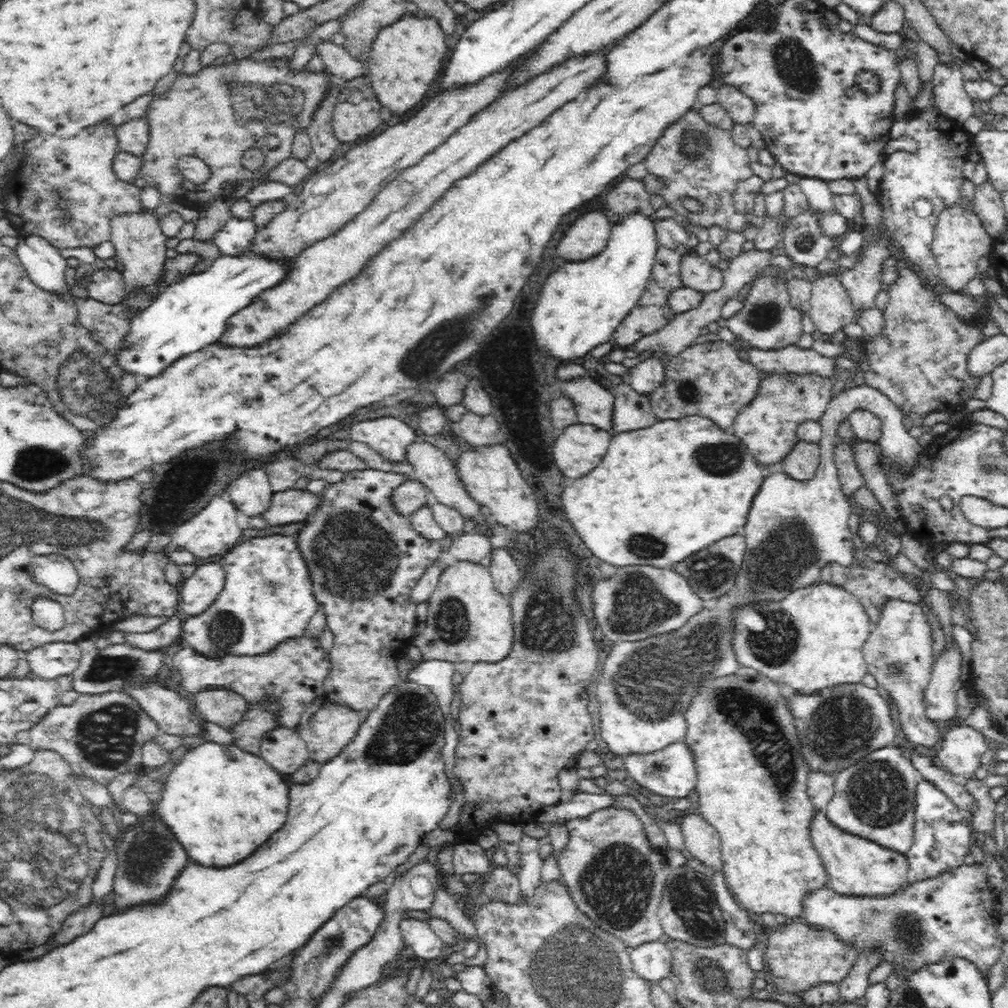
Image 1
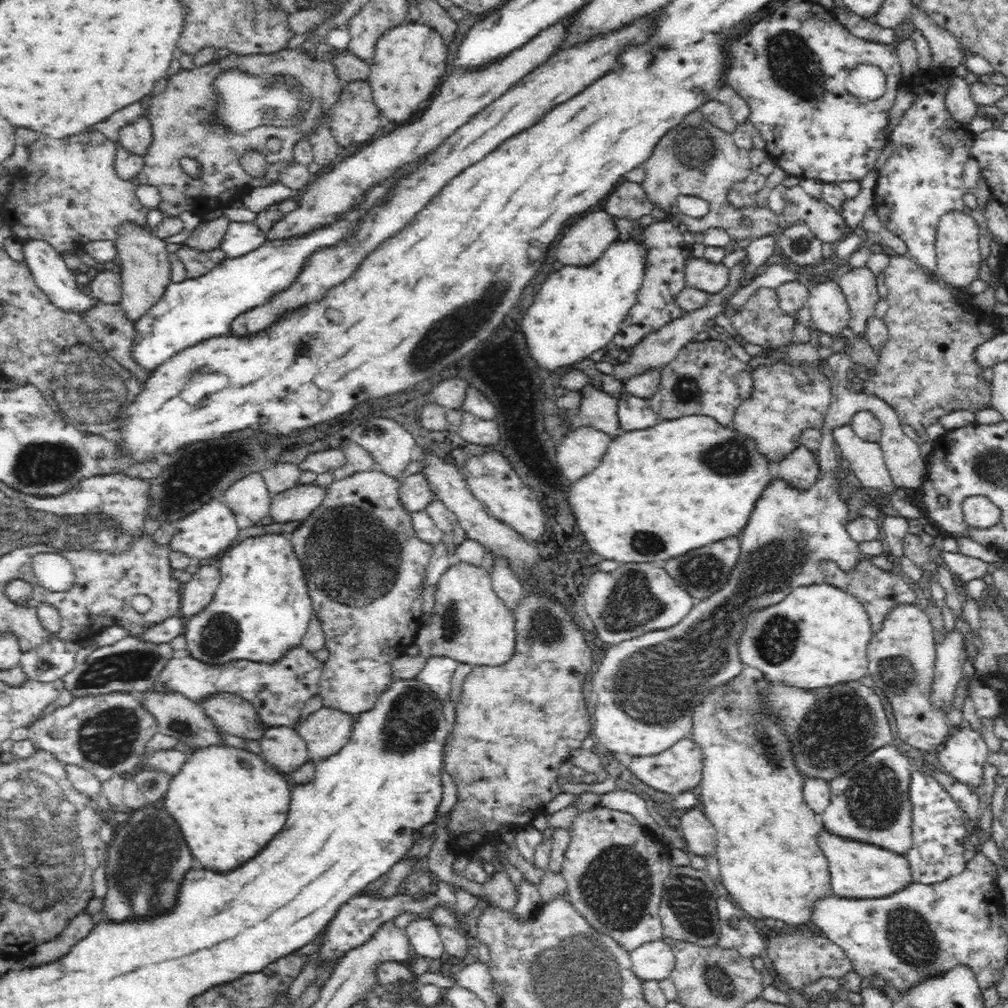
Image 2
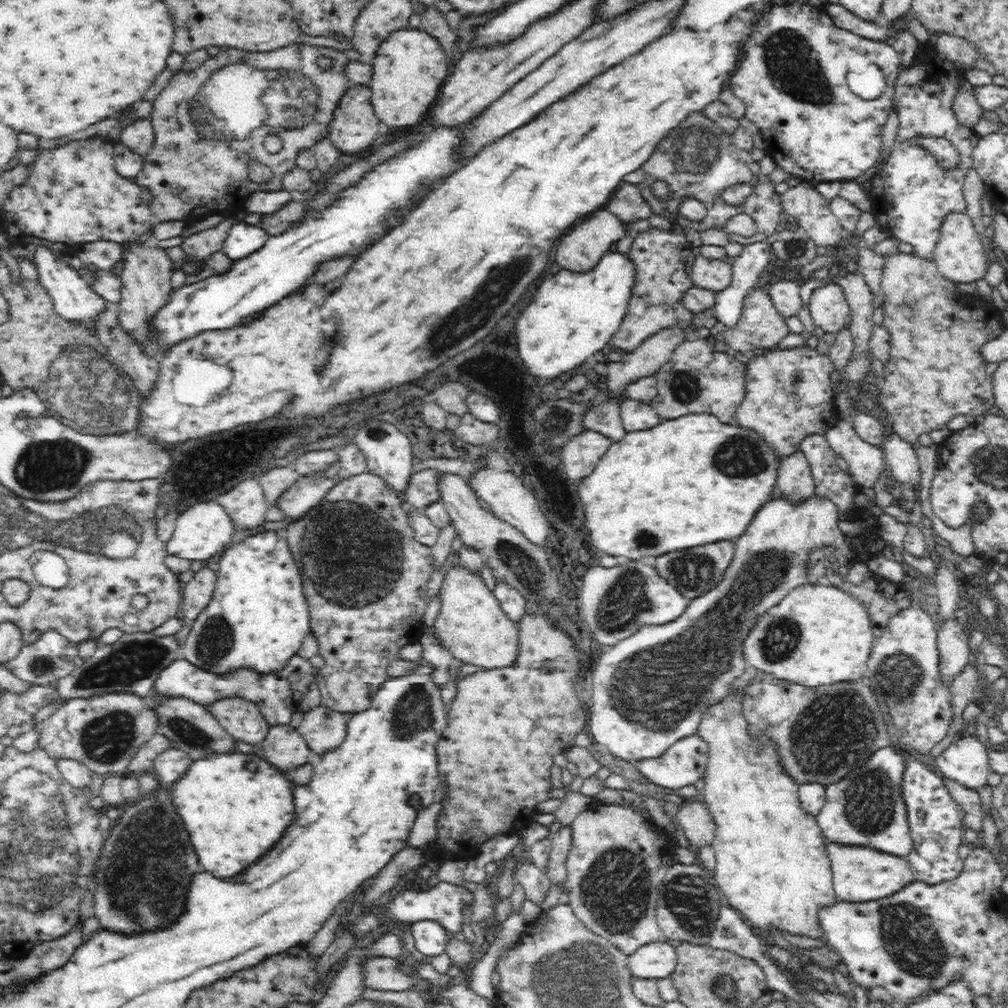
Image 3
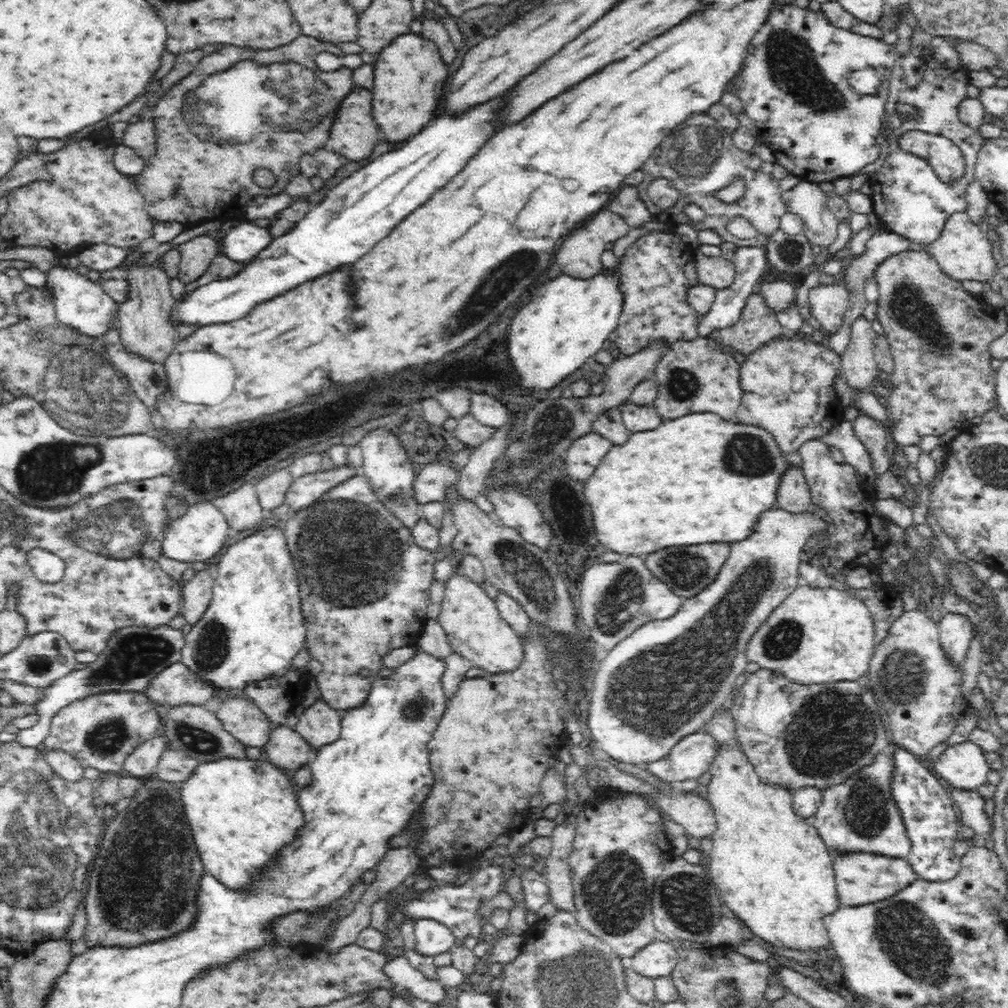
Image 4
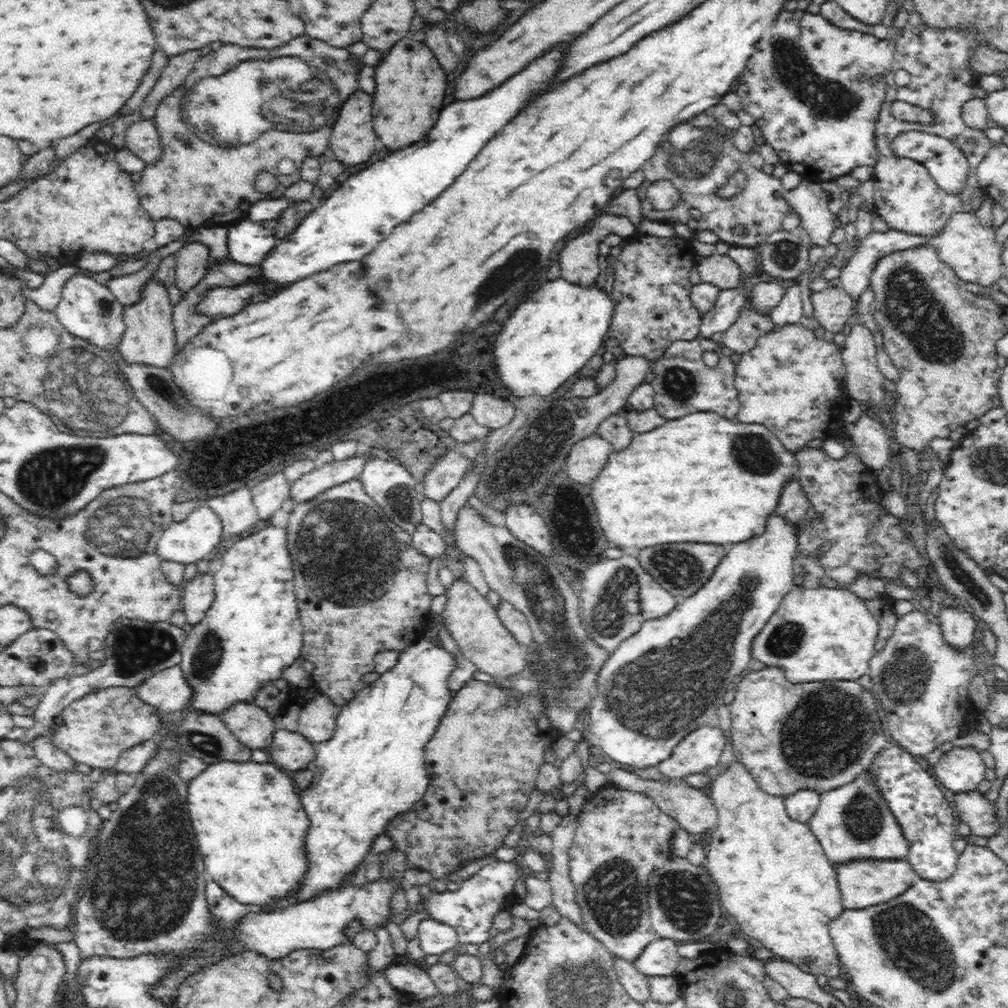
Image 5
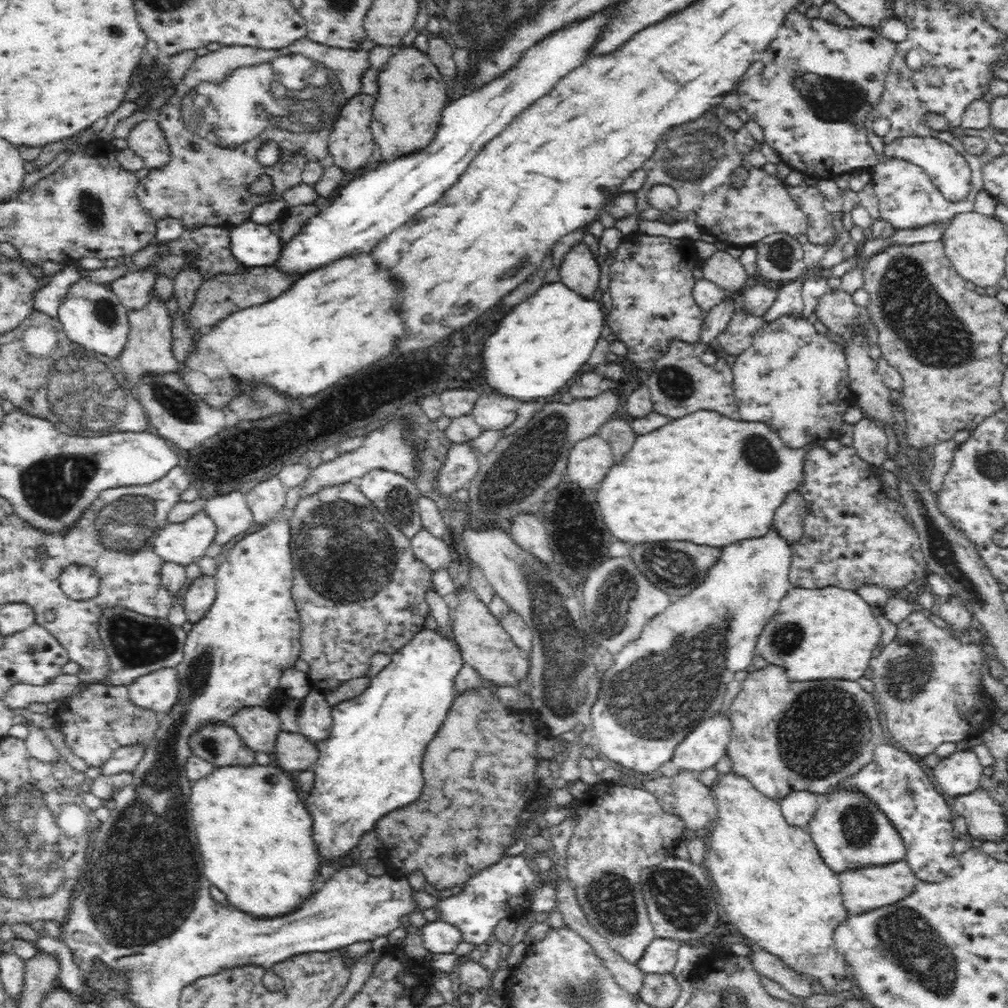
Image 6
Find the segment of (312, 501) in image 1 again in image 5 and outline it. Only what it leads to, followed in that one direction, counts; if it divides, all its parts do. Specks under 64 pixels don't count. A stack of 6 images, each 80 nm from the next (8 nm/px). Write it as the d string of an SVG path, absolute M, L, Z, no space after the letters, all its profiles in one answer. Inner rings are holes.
M366 452L361 458L353 456L343 461L332 460L331 463L319 465L313 472L304 474L302 478L291 482L290 500L295 505L305 504L332 486L359 479L368 457L369 452Z

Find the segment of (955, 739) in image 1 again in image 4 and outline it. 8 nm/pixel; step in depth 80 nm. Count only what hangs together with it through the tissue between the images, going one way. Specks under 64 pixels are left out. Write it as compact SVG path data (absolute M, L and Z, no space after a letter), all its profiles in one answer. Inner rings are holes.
M971 741L948 746L934 763L946 784L969 791L987 782L990 769L985 751Z

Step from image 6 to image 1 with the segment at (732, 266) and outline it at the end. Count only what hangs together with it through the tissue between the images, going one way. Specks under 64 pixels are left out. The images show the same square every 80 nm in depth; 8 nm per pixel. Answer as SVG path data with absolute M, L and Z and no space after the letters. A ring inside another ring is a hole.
M694 248L682 253L679 273L682 287L707 293L718 290L723 283L723 271L712 267L704 257L698 256Z

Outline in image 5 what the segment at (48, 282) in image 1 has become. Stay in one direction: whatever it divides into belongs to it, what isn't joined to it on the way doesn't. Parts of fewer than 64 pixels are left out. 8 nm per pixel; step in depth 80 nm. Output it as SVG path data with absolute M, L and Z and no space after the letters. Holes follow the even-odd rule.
M76 272L64 281L61 299L54 311L66 331L70 331L75 337L94 343L98 348L102 347L102 349L112 352L118 348L121 334L125 329L121 317L123 307L123 304L116 300L106 285Z

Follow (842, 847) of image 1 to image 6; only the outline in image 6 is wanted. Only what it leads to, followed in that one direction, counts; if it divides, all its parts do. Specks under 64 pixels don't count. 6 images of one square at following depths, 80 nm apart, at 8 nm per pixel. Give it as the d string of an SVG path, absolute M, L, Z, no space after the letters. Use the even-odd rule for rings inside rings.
M905 861L854 867L840 871L838 876L843 905L850 914L864 914L864 911L898 902L902 897L911 893L919 881L919 878L912 872L910 865Z

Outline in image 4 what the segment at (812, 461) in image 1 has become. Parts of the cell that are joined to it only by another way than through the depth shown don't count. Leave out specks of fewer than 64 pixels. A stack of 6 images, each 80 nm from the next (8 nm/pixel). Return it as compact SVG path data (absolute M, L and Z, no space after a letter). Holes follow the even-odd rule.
M790 464L780 478L776 504L783 510L804 512L811 508L812 493L803 468Z

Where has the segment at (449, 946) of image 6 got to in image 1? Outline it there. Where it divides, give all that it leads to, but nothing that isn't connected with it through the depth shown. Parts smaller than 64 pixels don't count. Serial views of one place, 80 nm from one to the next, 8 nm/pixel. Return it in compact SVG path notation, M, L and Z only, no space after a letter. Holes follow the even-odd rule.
M404 918L400 922L400 933L405 941L405 948L410 946L416 957L426 960L438 959L446 946L428 924L418 918Z

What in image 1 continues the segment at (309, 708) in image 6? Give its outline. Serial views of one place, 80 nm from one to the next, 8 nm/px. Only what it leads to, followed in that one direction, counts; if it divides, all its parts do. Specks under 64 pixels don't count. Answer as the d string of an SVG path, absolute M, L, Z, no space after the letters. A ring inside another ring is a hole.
M325 700L320 710L316 711L310 718L310 722L301 730L296 729L305 740L308 756L316 762L328 762L328 758L334 758L336 754L348 746L360 731L368 711L354 710L342 703Z

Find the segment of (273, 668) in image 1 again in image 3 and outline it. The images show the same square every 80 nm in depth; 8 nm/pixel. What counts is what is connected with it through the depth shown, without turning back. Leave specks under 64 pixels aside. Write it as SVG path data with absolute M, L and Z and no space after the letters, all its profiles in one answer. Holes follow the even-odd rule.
M296 653L279 671L260 672L248 667L236 667L231 671L216 673L193 665L188 659L173 660L160 671L155 681L152 696L184 697L201 705L209 705L226 697L242 697L256 703L258 710L270 726L289 725L294 712L299 711L299 702L308 694L310 684L316 682L318 668L309 658Z

